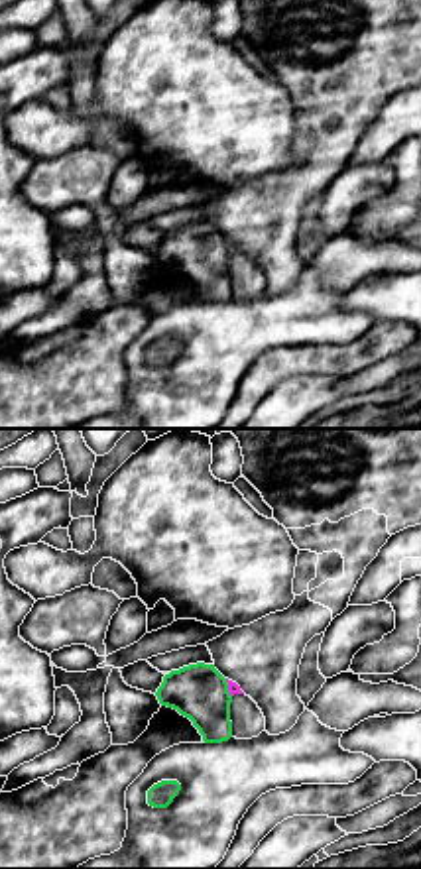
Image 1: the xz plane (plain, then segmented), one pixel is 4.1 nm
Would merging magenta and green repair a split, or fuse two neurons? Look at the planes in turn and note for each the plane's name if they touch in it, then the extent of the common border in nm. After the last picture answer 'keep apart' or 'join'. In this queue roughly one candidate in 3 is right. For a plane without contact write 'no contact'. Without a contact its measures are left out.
meets magenta in xz; contact 80 nm long

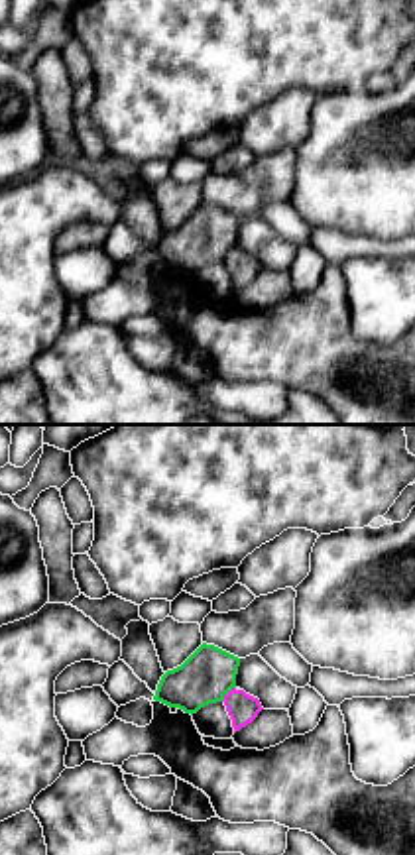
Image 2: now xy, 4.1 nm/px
meets magenta in xy; contact 90 nm long

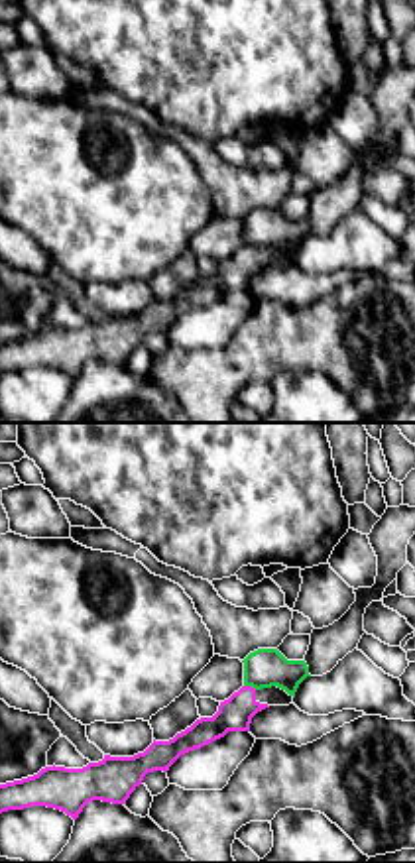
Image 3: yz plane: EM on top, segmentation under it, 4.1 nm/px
meets magenta in yz; contact 60 nm long

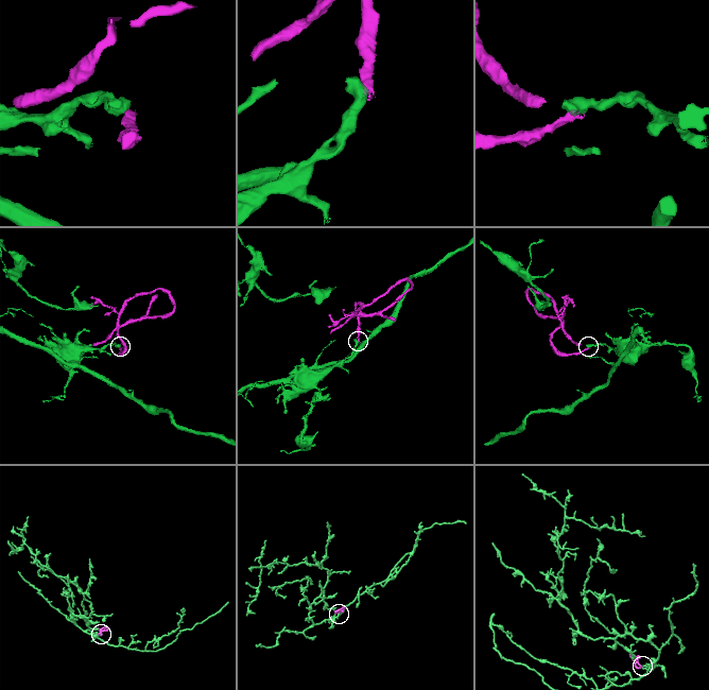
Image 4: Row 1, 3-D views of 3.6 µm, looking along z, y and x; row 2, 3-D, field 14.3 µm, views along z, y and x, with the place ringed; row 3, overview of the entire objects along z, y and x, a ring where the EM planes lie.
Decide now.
keep apart

